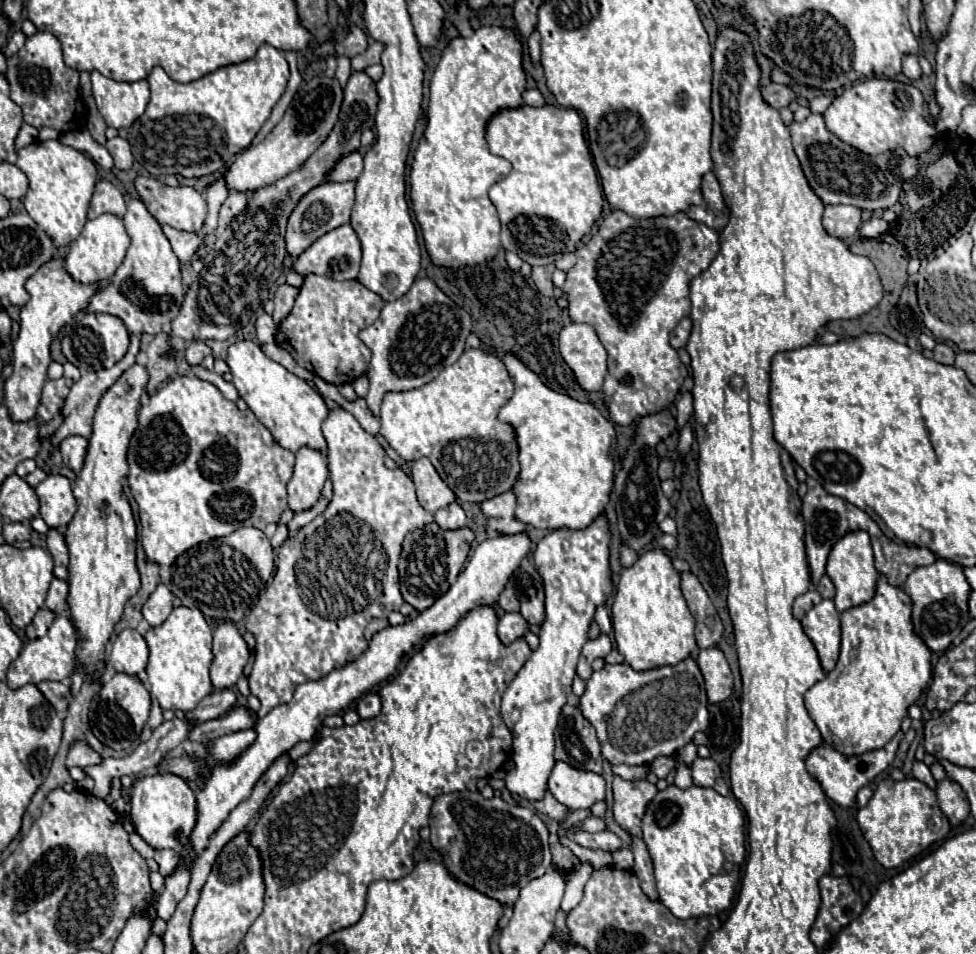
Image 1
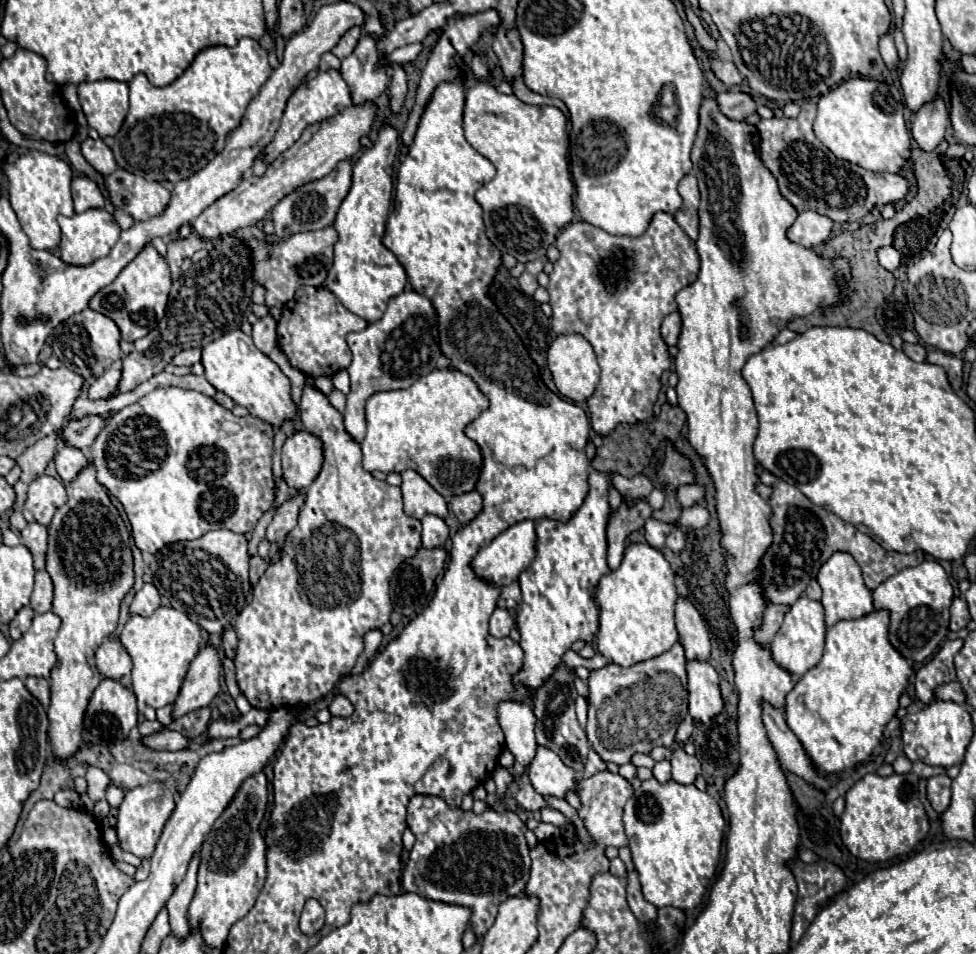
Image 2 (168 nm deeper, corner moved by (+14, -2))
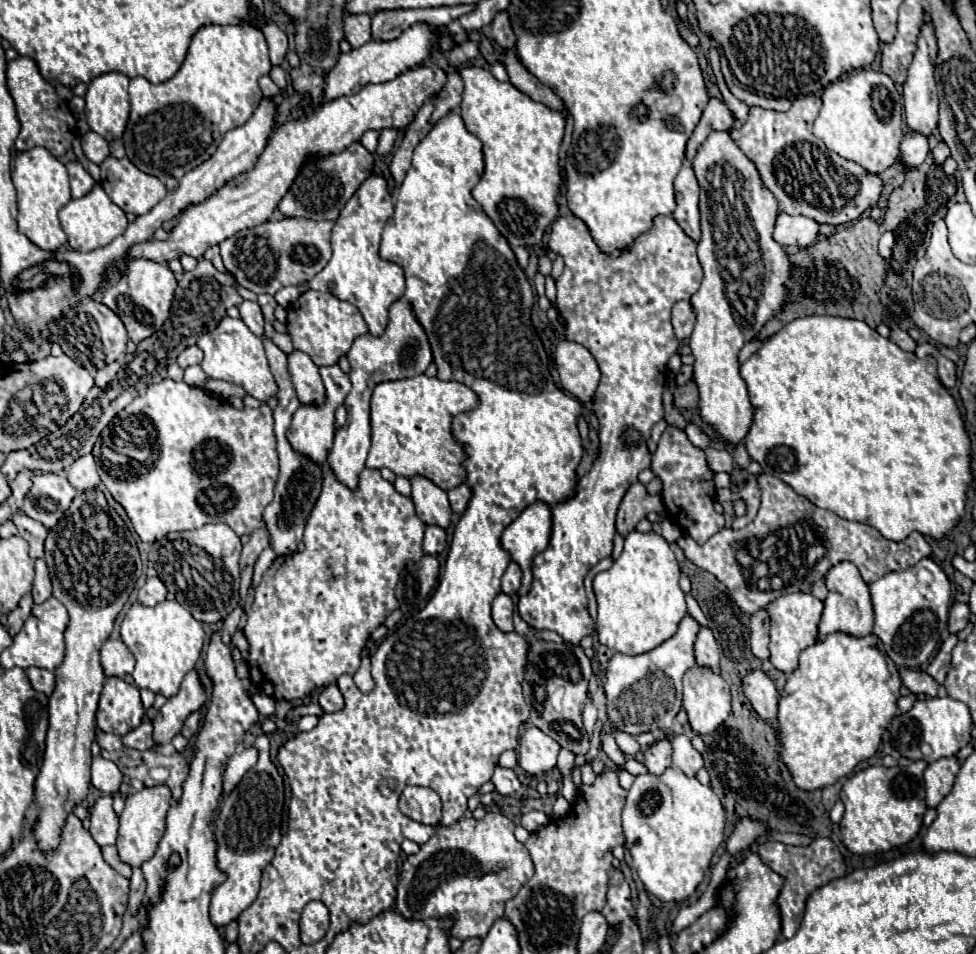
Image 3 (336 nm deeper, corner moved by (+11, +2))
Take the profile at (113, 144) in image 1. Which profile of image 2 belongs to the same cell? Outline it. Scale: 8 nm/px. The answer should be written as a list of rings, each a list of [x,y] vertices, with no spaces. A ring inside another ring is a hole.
[[[86,139],[82,143],[82,155],[84,159],[98,171],[102,173],[104,177],[110,175],[114,169],[116,169],[116,161],[114,161],[114,155],[112,151],[108,149],[108,145],[102,141],[102,139]]]

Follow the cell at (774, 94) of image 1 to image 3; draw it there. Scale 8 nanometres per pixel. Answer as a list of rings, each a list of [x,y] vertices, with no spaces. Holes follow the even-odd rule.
[[[711,97],[705,111],[703,111],[703,117],[699,121],[699,125],[695,127],[689,143],[687,143],[687,159],[693,159],[697,147],[707,139],[707,135],[711,131],[723,131],[723,129],[731,129],[733,127],[733,121],[735,121],[735,115],[733,111],[723,103],[723,99],[719,97]]]

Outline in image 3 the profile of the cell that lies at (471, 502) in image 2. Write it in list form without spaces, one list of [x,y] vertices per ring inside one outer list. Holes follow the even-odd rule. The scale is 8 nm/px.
[[[463,483],[463,485],[447,491],[447,495],[449,495],[451,509],[461,515],[461,513],[467,509],[467,503],[471,501],[471,487],[469,487],[467,483]]]

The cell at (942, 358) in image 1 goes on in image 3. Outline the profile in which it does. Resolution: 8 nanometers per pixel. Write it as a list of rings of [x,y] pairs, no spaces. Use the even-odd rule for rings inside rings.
[[[893,329],[889,339],[891,339],[893,343],[897,343],[903,351],[915,351],[915,347],[917,347],[917,343],[915,343],[915,341],[909,337],[909,333],[903,331],[903,329]]]

